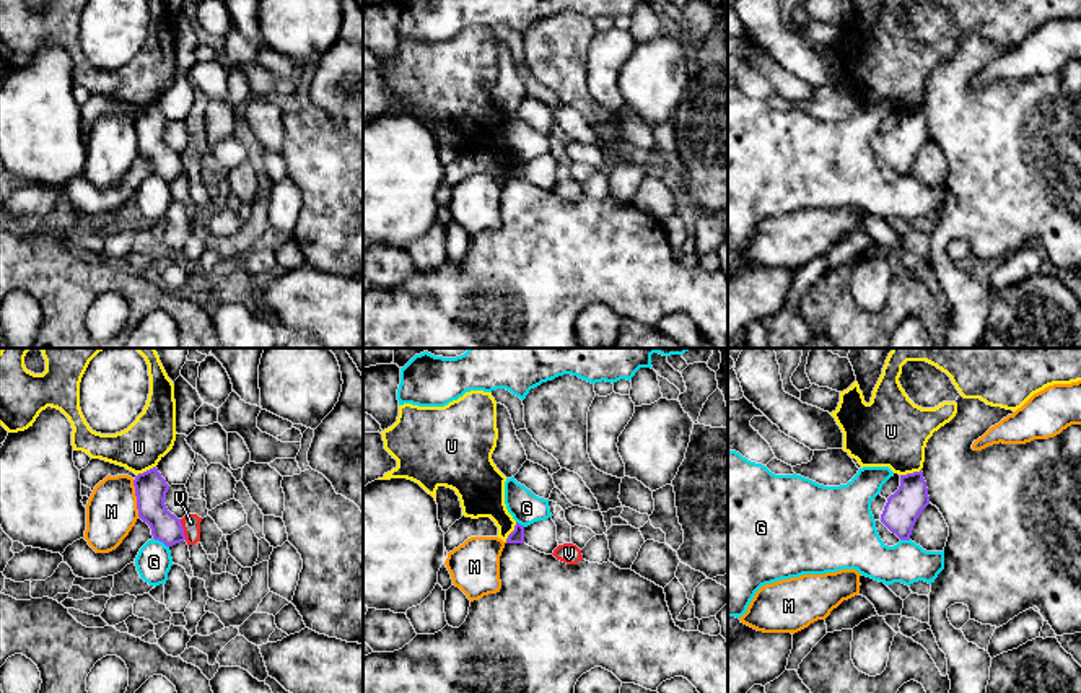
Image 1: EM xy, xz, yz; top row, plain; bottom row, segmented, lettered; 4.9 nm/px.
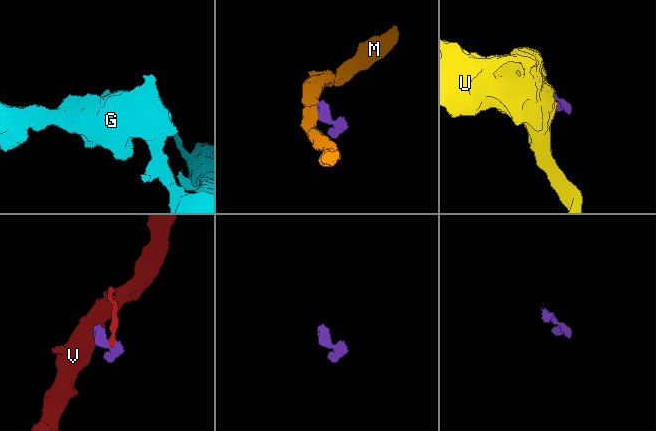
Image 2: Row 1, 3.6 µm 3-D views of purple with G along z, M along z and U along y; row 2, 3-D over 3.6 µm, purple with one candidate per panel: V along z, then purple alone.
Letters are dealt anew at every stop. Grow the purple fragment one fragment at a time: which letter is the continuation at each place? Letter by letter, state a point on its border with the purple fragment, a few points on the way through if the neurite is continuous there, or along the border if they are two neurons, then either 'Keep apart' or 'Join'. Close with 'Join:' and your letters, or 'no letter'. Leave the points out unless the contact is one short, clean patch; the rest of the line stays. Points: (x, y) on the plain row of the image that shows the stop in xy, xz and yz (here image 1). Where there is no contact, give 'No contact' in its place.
G: Touches purple at xy (161, 176). Keep apart
M: Touches purple at xy (137, 134). Boundary: xy (132, 116), (139, 152). Keep apart
U: Touches purple at yz (910, 109). Boundary: yz (920, 104), (901, 111). Keep apart
V: Touches purple at xy (183, 165). Boundary: xy (179, 155), (186, 174). Keep apart
Join: no letter

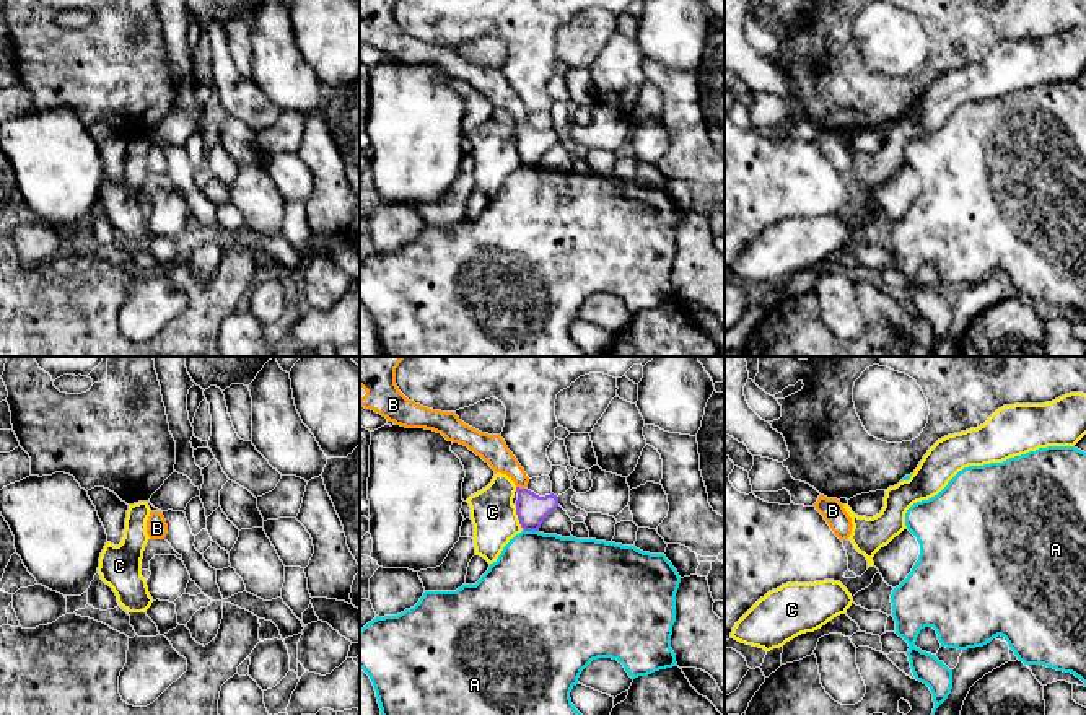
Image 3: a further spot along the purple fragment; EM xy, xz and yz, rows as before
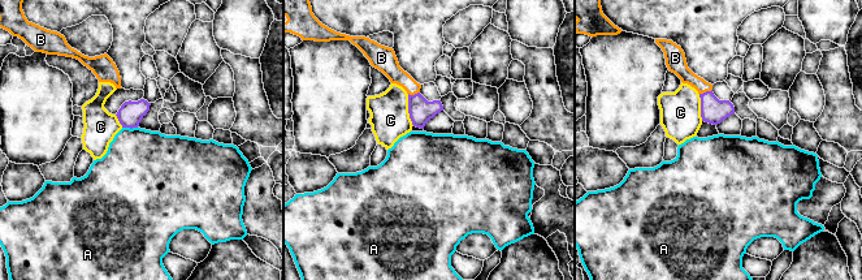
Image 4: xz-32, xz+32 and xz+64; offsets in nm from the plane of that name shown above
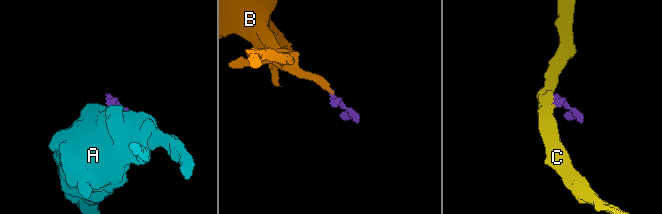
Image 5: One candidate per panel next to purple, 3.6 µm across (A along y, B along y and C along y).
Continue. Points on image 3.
A: Touches purple at xz (531, 165). Keep apart
B: Touches purple at xz (521, 124). Path across: xz (531, 145), (521, 124), (518, 109), (492, 83). Join
C: Touches purple at xz (518, 153). Boundary: xz (515, 142), (518, 158), (523, 163). Keep apart
Join: B

